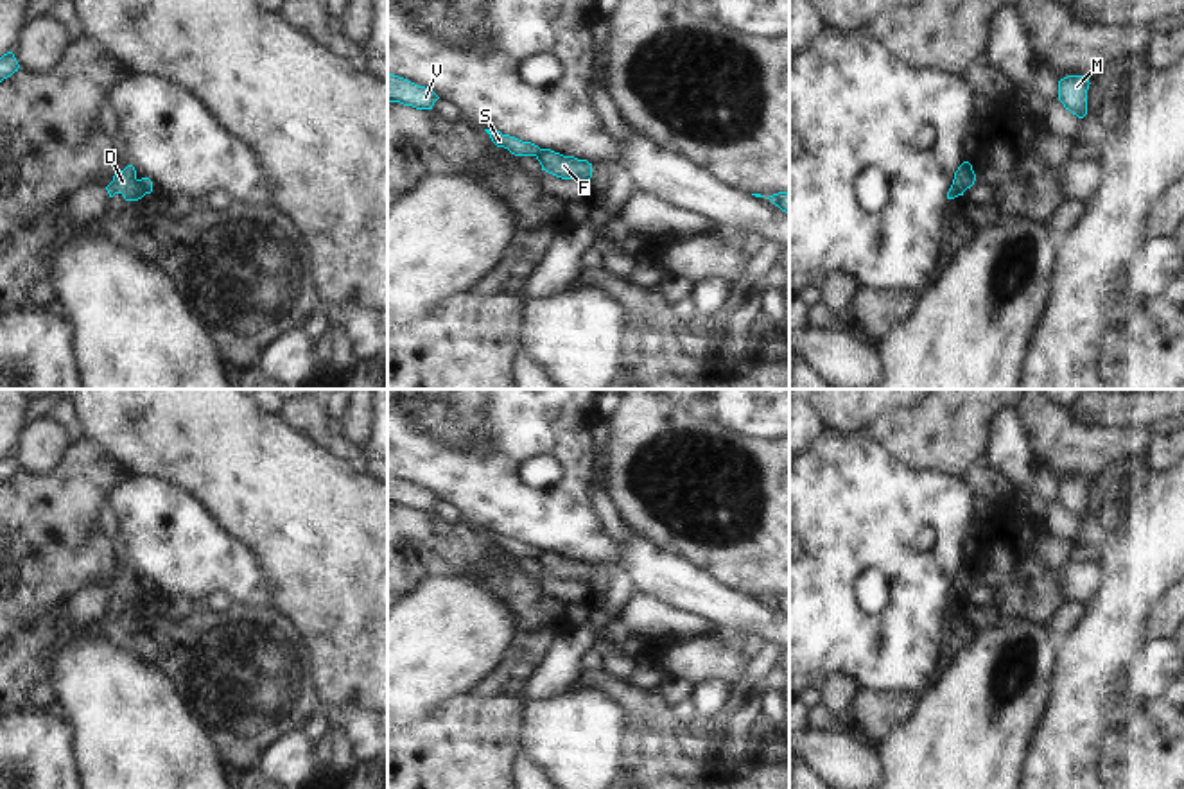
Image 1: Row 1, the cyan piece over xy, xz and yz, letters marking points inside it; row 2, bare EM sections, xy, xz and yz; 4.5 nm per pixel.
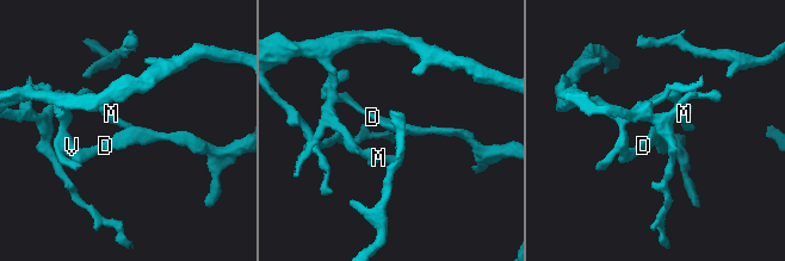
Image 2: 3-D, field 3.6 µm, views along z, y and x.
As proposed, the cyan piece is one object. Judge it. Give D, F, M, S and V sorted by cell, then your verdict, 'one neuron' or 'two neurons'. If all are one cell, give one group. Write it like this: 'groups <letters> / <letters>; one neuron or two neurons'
groups D M S V / F; two neurons

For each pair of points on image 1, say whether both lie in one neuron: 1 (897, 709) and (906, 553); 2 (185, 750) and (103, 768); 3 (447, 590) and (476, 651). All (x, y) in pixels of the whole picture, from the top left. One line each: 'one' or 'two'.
1: two
2: one
3: one

